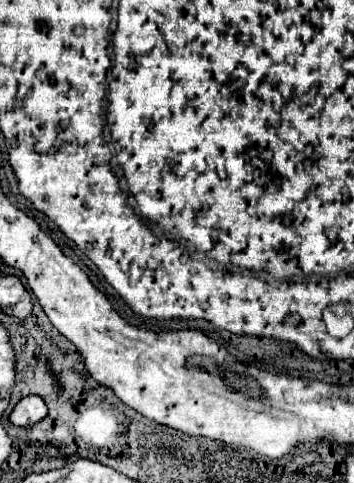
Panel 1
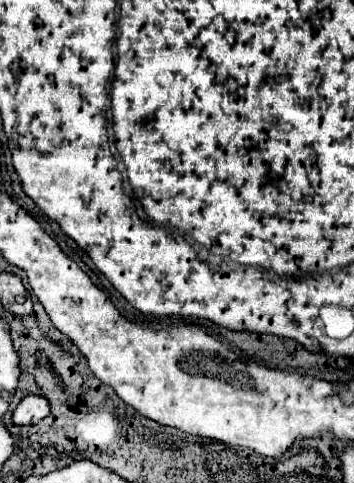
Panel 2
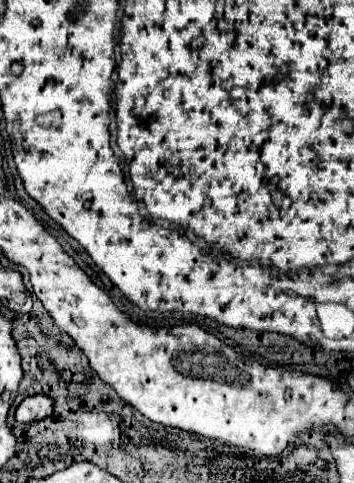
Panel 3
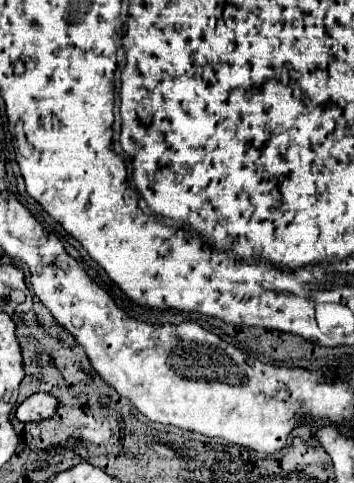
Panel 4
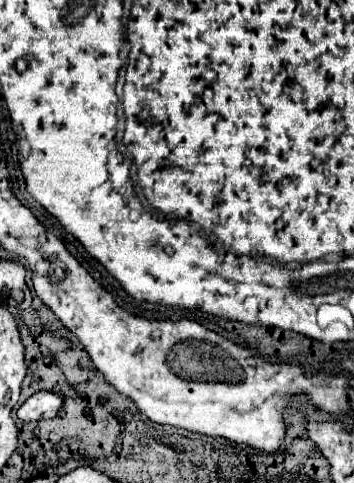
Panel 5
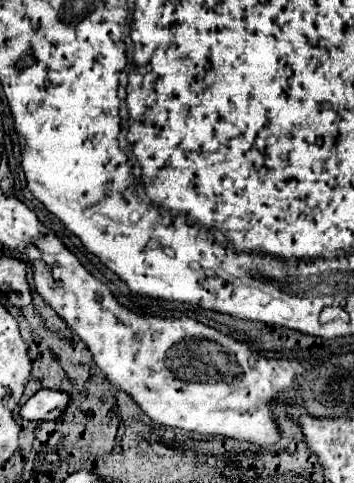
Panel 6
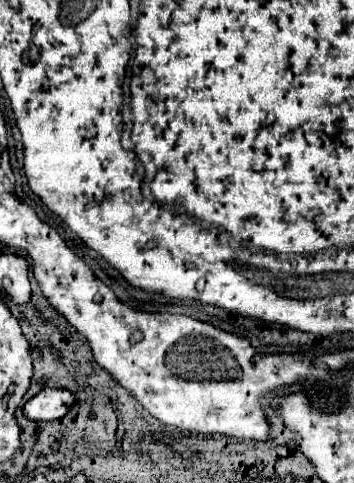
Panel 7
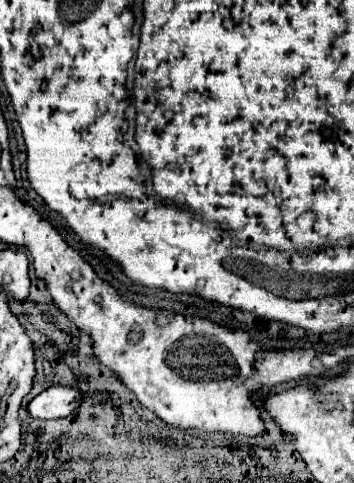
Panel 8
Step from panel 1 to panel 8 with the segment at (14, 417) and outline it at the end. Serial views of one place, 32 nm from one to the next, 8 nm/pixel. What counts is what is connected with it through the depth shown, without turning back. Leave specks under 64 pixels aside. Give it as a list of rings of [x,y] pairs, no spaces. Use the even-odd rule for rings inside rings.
[[[50,386],[28,404],[28,410],[34,418],[42,418],[42,420],[66,418],[78,410],[78,406],[82,404],[82,398],[84,394],[78,388]]]

